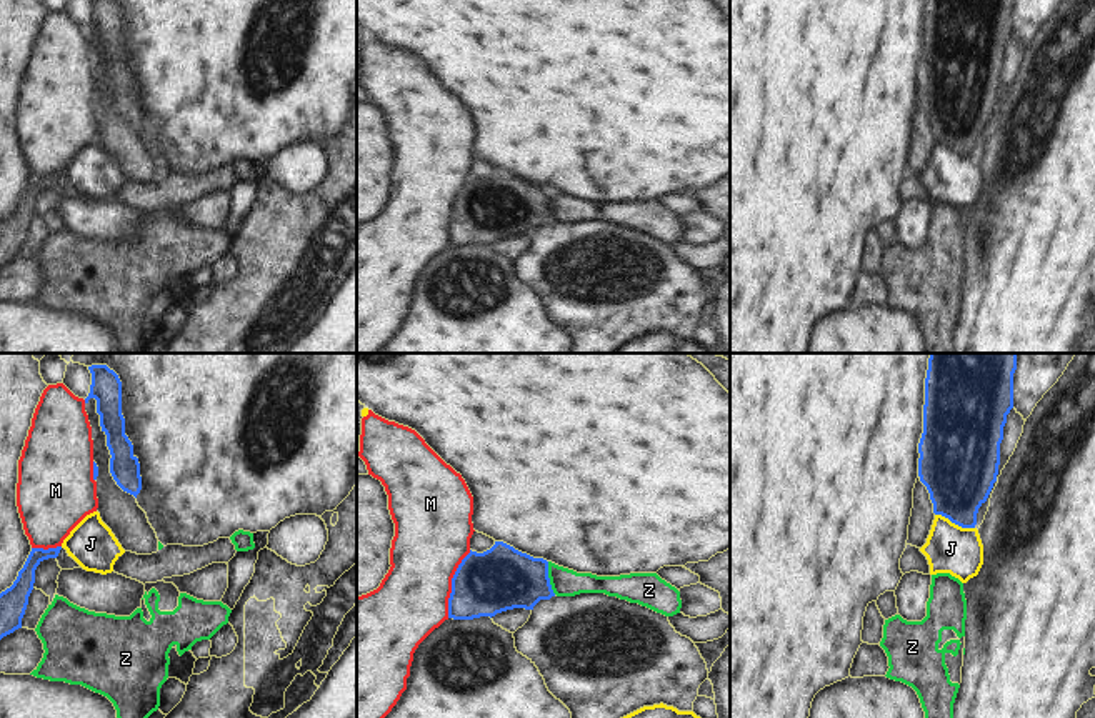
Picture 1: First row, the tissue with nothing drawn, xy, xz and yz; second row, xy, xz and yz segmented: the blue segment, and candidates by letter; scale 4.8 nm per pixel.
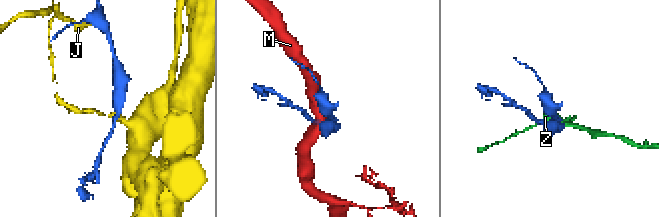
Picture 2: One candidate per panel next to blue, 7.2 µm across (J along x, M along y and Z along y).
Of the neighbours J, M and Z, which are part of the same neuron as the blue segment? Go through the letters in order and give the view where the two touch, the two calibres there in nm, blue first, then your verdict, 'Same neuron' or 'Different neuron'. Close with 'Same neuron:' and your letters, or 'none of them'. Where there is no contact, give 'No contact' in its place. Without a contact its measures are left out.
J: Touches blue in yz. Thickness 360 nm (blue) against 240 nm. Different neuron
M: Touches blue in xz. Thickness 300 nm (blue) against 360 nm. Different neuron
Z: Touches blue in xz. Thickness 300 nm (blue) against 130 nm. Different neuron
Same neuron: none of them.

